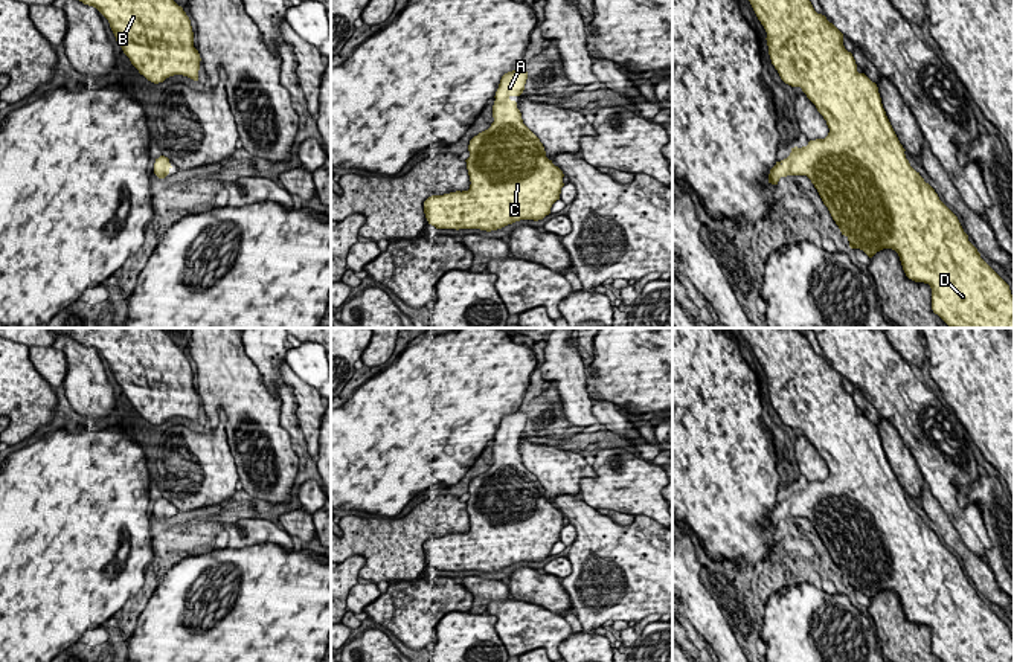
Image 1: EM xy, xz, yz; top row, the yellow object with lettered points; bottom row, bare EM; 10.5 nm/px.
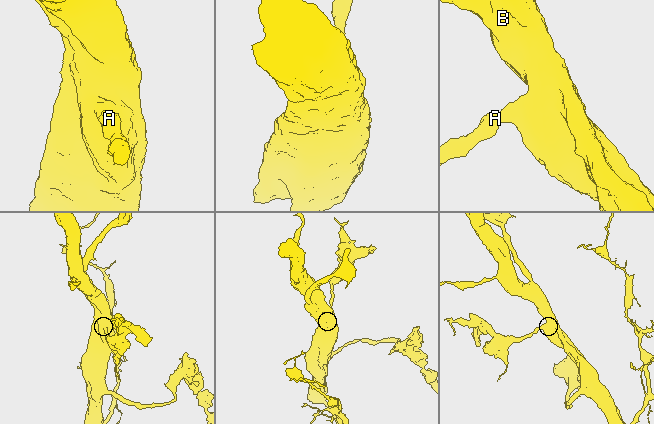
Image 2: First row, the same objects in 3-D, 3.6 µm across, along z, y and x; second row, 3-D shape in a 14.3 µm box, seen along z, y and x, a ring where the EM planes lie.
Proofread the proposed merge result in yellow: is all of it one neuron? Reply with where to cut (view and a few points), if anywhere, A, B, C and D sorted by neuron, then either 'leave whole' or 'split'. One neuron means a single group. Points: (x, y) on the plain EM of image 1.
cut none; groups A B C D; leave whole

